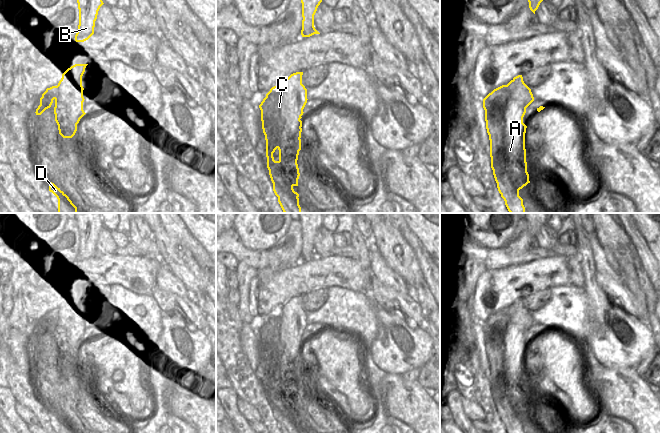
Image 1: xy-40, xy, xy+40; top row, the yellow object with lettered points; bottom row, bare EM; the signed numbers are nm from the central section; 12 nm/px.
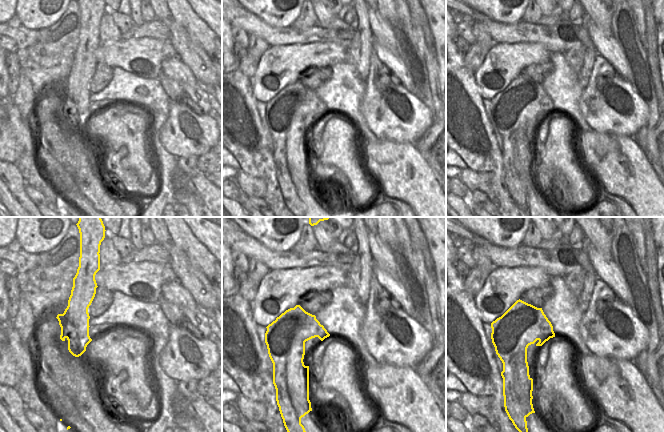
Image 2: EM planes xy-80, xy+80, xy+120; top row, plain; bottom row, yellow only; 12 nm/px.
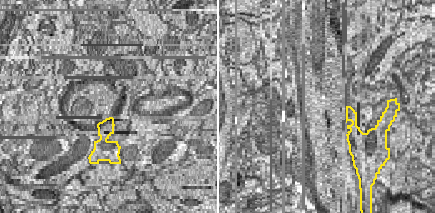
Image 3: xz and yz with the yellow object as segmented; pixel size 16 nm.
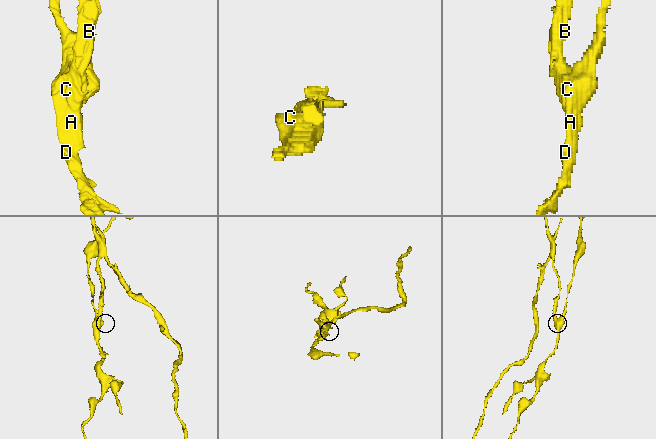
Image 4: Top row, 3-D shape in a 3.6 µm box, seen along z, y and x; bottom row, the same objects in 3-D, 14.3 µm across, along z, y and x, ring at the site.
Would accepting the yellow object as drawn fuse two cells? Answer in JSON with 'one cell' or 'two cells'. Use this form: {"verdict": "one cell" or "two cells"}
{"verdict": "two cells"}

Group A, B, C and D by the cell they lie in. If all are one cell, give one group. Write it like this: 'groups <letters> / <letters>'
groups A C D / B

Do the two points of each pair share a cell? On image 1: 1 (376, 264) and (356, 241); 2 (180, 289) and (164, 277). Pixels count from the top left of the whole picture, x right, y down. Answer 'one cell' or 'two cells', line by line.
1: two cells
2: one cell

